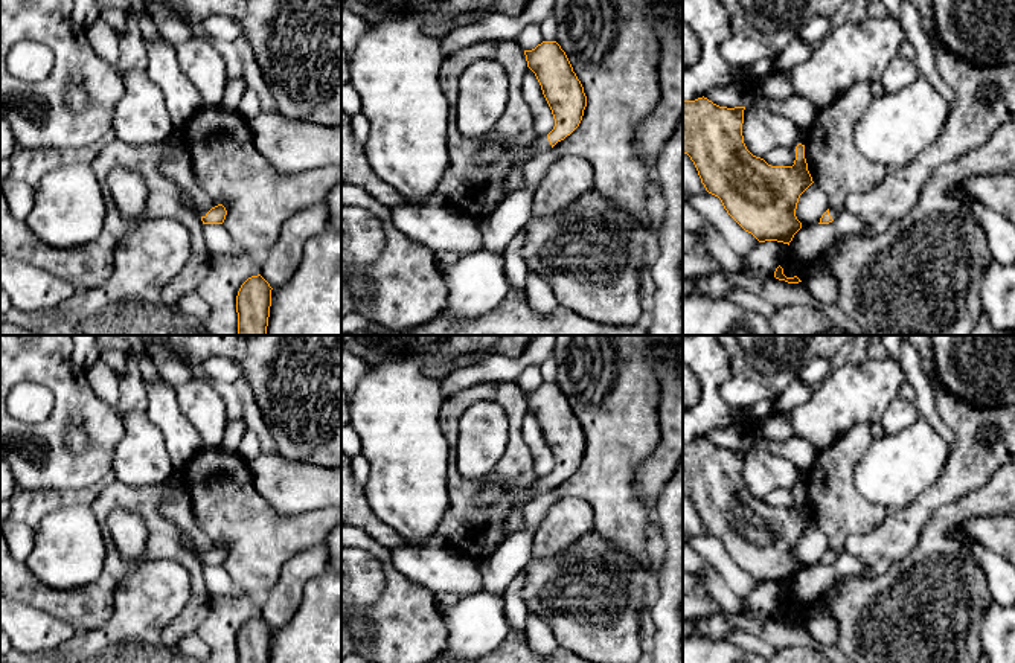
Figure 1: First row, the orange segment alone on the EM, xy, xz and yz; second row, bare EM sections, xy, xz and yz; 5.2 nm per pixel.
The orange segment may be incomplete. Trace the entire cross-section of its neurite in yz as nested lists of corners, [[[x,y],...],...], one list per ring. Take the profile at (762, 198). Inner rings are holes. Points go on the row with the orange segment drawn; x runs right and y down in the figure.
[[[707,98],[683,101],[683,152],[693,162],[706,191],[718,197],[727,213],[759,242],[788,244],[802,229],[796,216],[800,195],[814,183],[805,159],[805,145],[796,146],[792,166],[771,166],[753,155],[742,136],[745,107],[719,107]]]

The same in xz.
[[[543,41],[535,49],[524,50],[524,55],[552,110],[555,127],[547,136],[538,136],[530,146],[515,154],[506,178],[506,195],[526,186],[526,163],[570,136],[579,127],[587,107],[584,87],[556,41]]]

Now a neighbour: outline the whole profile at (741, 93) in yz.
[[[736,82],[732,85],[713,87],[704,93],[704,98],[719,107],[735,108],[748,107],[760,94],[760,82]]]

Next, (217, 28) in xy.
[[[210,15],[203,20],[203,34],[210,40],[236,41],[244,37],[241,24],[226,15]]]

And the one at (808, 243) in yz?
[[[846,210],[829,224],[812,224],[800,229],[789,242],[789,251],[802,262],[812,262],[837,238],[861,233],[864,221]]]

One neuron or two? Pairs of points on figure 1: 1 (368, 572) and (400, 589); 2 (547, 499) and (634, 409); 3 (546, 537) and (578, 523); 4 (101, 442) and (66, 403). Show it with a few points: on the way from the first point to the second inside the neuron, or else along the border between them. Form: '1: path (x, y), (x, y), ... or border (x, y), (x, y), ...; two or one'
1: border (365, 550), (384, 576), (372, 614); two
2: border (552, 490), (558, 497); two
3: path (553, 535), (566, 523), (570, 523); one
4: path (81, 459), (70, 459), (58, 447), (58, 424); one

